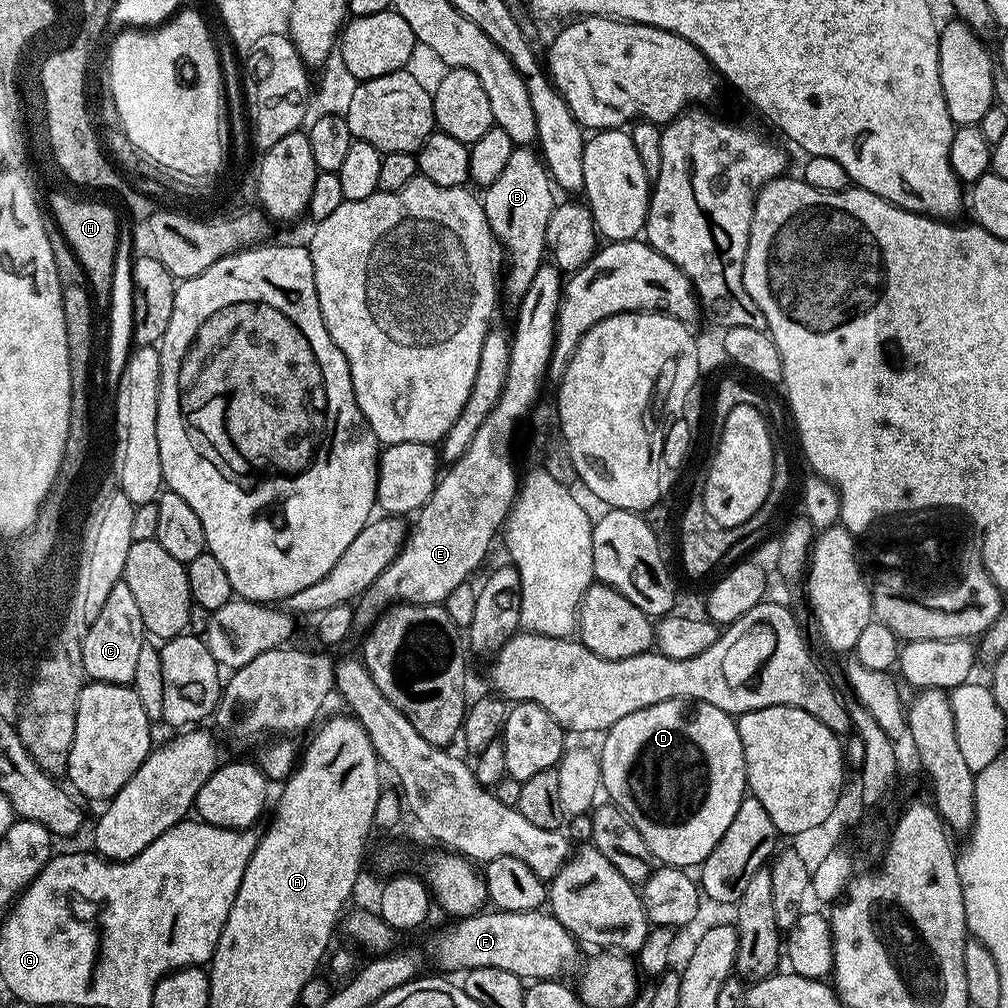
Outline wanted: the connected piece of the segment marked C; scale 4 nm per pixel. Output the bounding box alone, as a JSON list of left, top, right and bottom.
[82,583,145,685]

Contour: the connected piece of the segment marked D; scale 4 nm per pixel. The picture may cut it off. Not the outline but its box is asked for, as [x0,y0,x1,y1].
[598,700,748,870]

